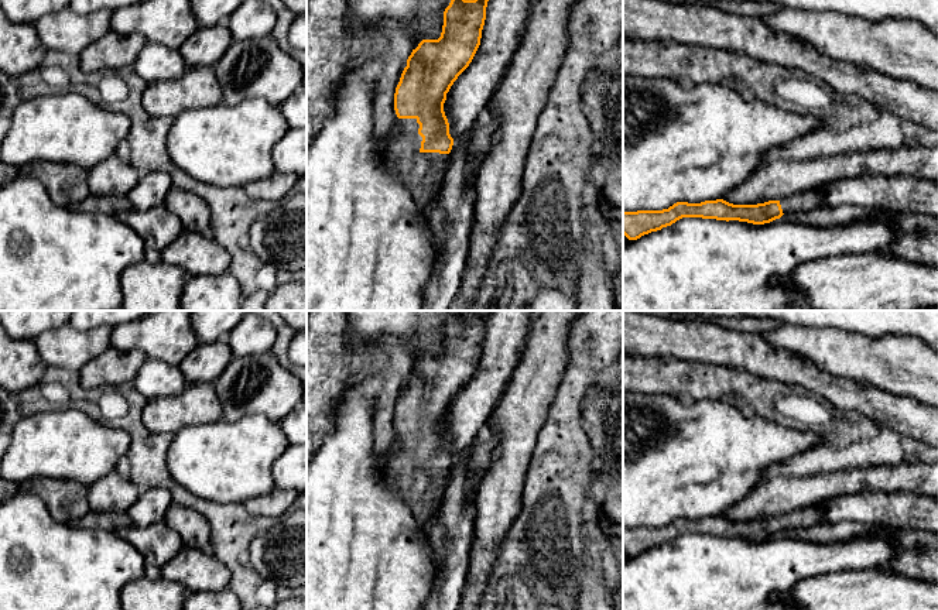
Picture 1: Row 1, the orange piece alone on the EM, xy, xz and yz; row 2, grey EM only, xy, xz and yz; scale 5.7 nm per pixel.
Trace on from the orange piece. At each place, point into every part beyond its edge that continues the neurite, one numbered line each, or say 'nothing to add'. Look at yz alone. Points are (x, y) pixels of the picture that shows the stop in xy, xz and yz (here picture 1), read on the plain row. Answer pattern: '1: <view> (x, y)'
1: yz (810, 516)

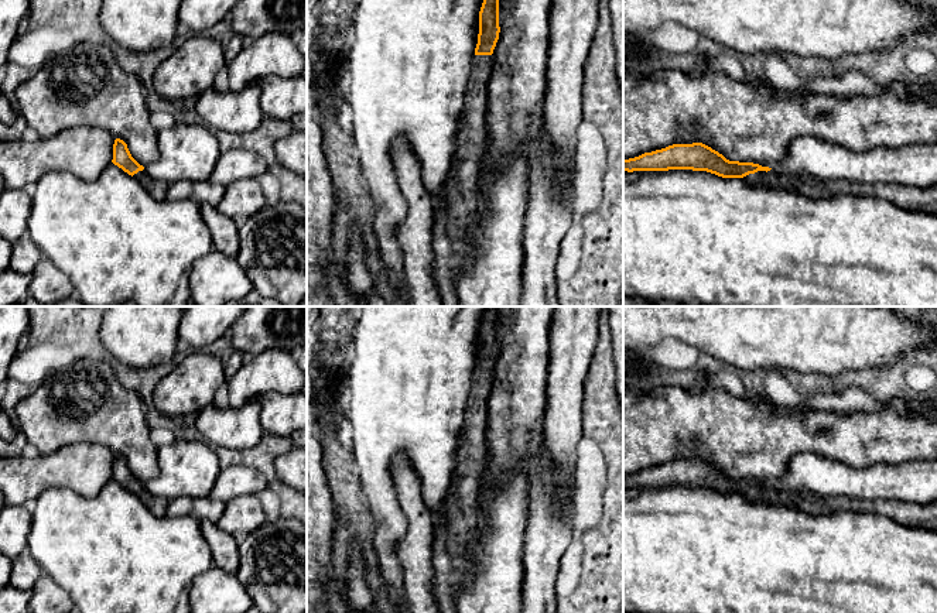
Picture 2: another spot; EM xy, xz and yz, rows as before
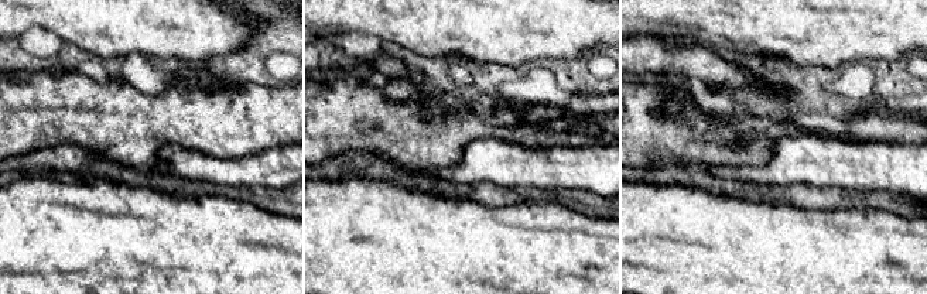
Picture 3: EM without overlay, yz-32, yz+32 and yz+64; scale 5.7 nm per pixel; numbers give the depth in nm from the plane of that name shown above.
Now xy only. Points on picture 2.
1: xy (157, 506)

